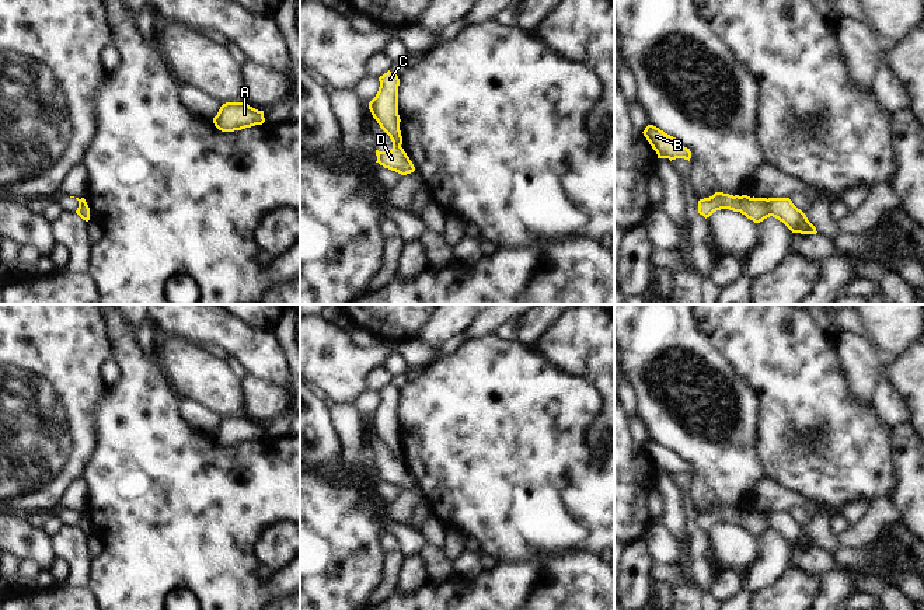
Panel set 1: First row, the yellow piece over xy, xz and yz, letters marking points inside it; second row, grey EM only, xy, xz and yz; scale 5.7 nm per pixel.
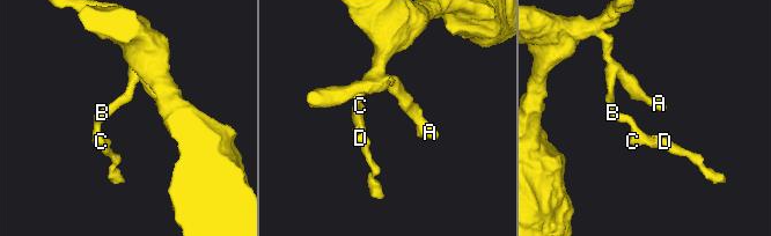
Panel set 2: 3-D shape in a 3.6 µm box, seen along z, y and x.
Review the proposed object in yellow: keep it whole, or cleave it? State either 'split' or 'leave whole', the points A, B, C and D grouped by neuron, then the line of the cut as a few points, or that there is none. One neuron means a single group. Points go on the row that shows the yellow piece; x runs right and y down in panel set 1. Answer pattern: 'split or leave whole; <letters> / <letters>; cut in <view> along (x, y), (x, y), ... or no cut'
split; A B C / D; cut in yz along (767, 199), (767, 208), (771, 215)

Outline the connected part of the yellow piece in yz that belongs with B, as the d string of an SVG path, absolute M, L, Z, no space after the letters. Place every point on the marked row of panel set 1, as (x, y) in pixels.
M648 125L642 133L656 151L658 158L669 158L670 161L676 158L684 158L690 161L690 149L681 146L676 137L665 133L653 125Z

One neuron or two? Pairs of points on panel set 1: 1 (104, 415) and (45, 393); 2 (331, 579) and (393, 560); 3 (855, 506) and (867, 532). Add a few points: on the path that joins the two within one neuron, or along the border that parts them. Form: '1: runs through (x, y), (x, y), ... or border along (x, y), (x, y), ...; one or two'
1: border along (107, 386), (94, 410), (94, 445); two
2: border along (386, 553), (382, 578), (372, 593); two
3: border along (871, 501), (867, 512), (853, 526); two

